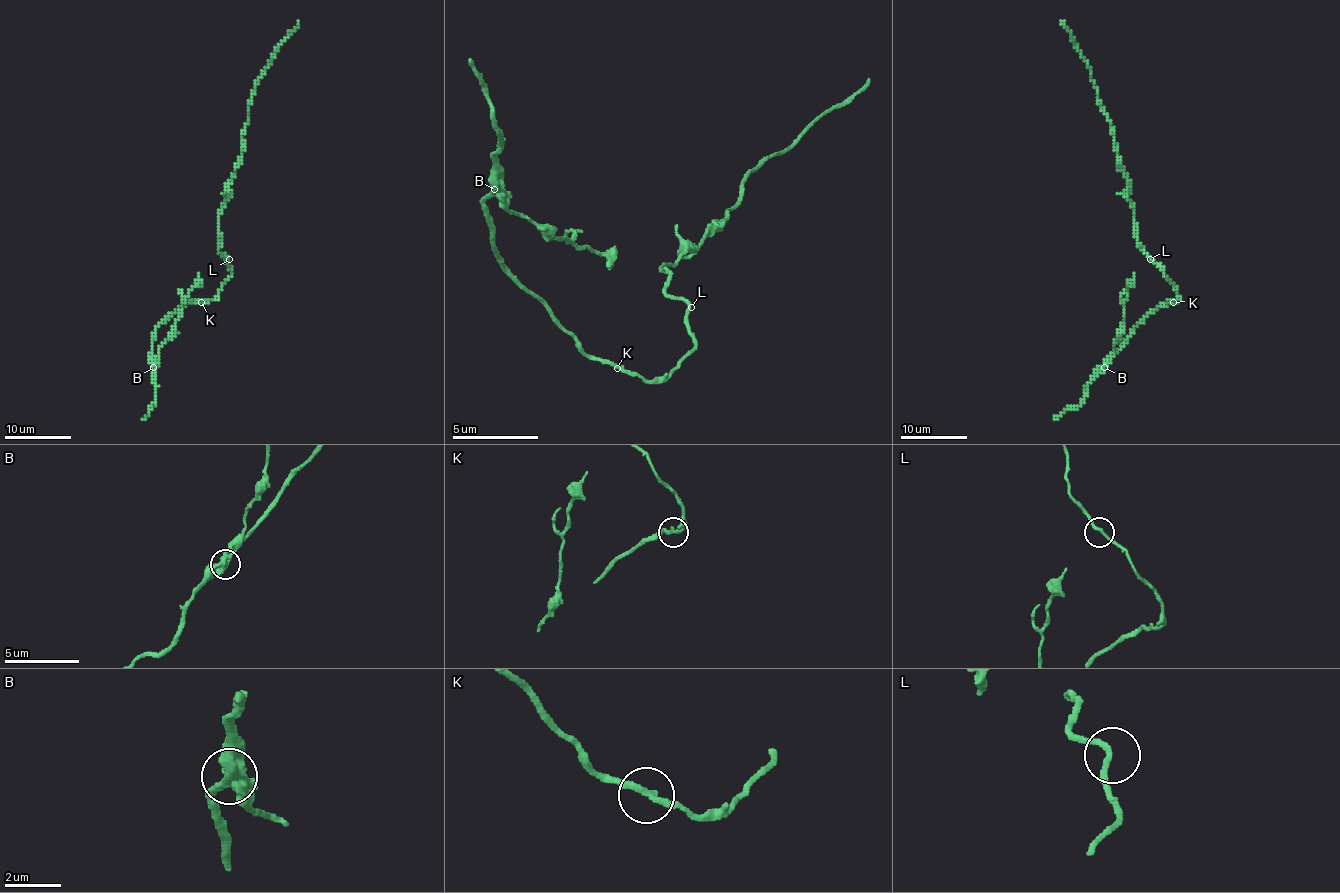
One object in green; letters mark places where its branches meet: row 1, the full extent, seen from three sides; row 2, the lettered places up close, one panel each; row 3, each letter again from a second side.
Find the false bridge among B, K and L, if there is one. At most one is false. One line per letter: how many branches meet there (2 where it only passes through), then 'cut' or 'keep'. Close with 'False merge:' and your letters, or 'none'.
B: branches 3; keep
K: branches 2; keep
L: branches 2; keep
False merge: none

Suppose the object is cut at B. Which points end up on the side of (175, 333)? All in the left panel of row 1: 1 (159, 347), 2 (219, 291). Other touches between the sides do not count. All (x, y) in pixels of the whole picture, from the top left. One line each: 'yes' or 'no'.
1: yes
2: no

